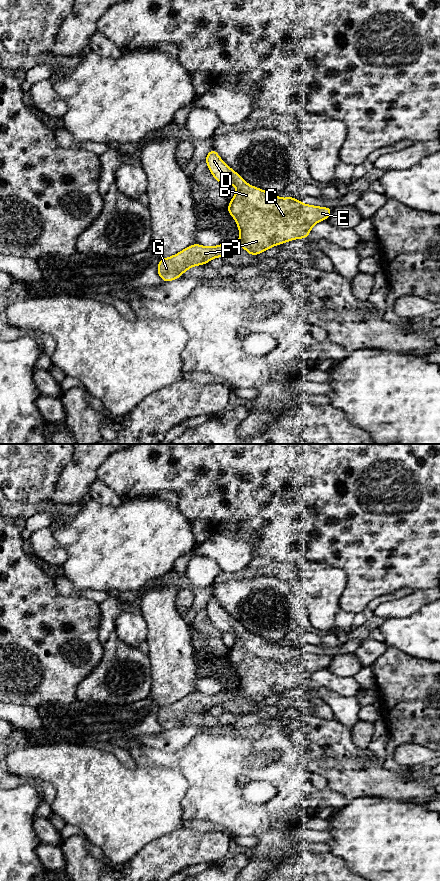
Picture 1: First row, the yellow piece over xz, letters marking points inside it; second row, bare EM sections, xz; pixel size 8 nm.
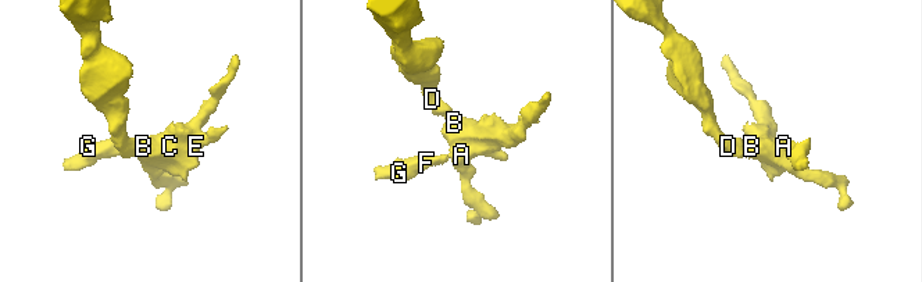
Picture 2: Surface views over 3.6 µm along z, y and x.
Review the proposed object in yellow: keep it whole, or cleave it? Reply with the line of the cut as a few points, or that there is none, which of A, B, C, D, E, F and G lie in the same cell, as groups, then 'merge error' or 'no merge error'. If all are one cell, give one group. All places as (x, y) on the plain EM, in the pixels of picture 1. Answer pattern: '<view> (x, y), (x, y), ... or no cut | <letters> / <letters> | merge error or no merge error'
xz (239, 683), (242, 692) | A B C D E / F G | merge error

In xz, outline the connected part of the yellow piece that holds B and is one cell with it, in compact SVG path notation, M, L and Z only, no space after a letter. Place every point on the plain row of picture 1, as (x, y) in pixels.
M213 596L204 607L217 630L236 635L227 660L234 666L241 692L251 704L295 687L306 687L312 675L332 661L330 655L304 652L292 644L280 646L246 631Z

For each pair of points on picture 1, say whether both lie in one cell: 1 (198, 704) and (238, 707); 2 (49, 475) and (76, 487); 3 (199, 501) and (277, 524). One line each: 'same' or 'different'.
1: same
2: different
3: same

